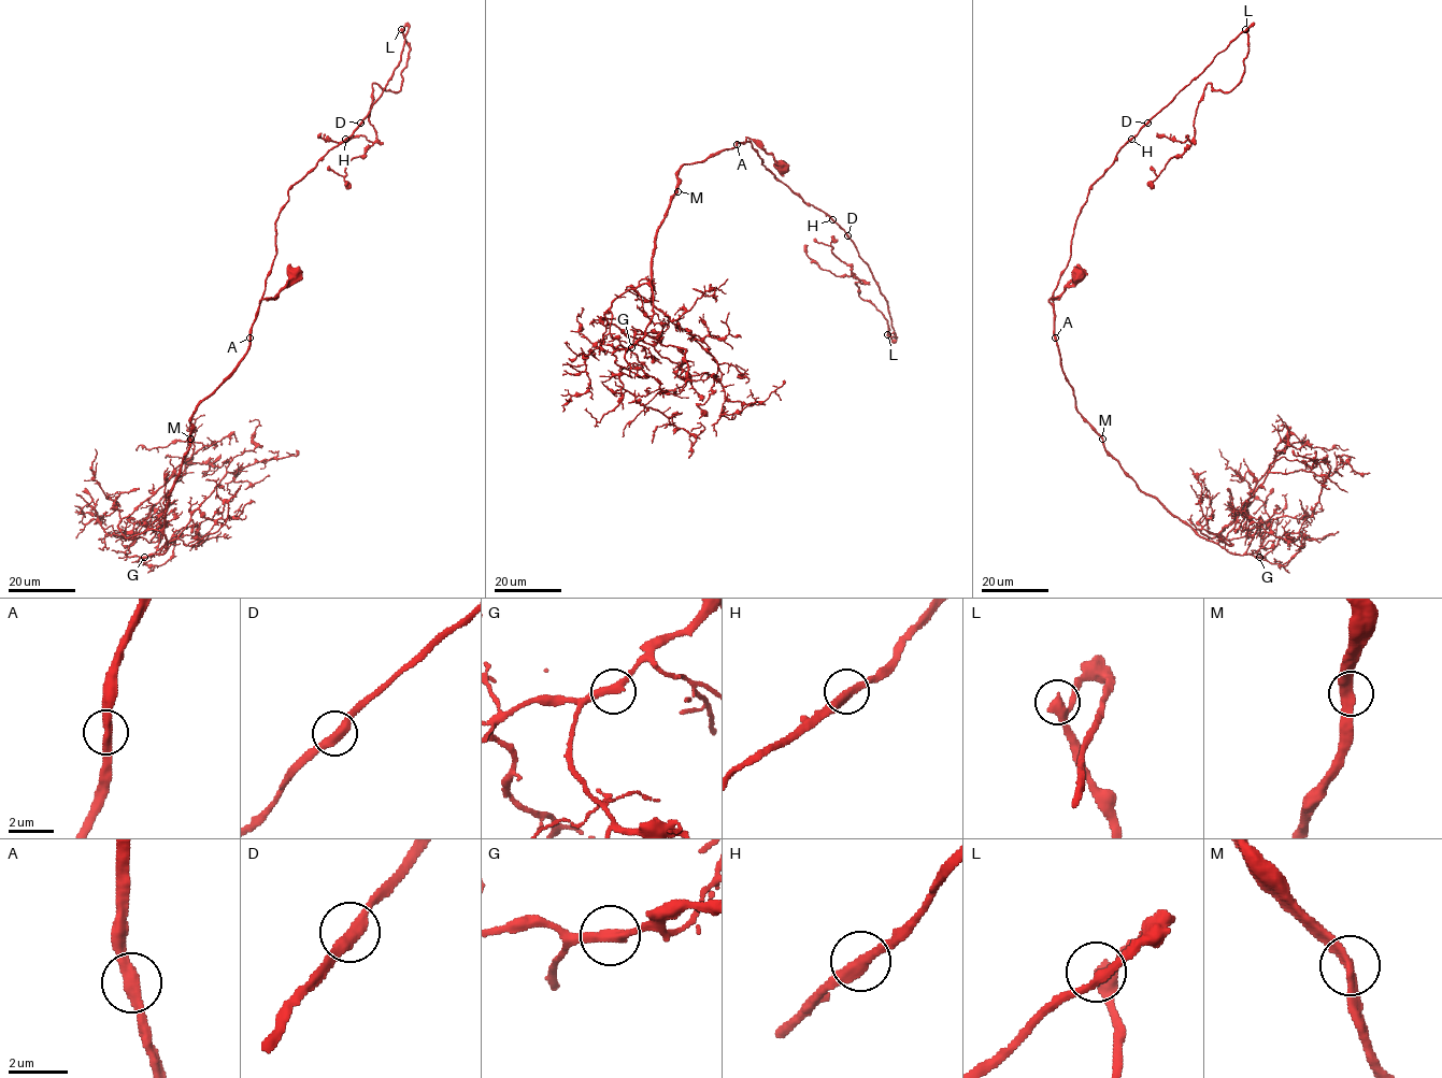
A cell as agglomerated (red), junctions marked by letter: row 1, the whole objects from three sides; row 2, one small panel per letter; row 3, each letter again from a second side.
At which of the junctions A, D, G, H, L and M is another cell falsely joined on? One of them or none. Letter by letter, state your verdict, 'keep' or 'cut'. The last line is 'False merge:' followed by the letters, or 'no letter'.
A: keep
D: keep
G: keep
H: keep
L: keep
M: keep
False merge: no letter

